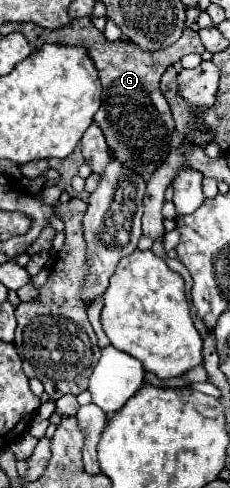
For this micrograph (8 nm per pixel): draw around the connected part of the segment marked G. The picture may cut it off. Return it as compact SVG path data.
M77 18L65 28L45 30L41 32L39 26L21 22L17 30L25 34L33 50L39 50L41 44L65 44L65 46L83 46L89 58L95 62L99 70L103 94L101 94L101 108L95 114L97 126L103 130L109 154L115 156L119 162L125 162L129 168L137 170L143 180L149 180L151 174L165 162L167 154L171 152L171 138L173 138L173 118L169 114L169 104L161 94L159 80L167 66L179 62L185 54L203 54L205 46L201 46L199 34L191 28L183 30L183 36L171 44L169 48L161 48L157 52L147 52L135 46L133 42L109 42L101 30L97 30L89 18Z

